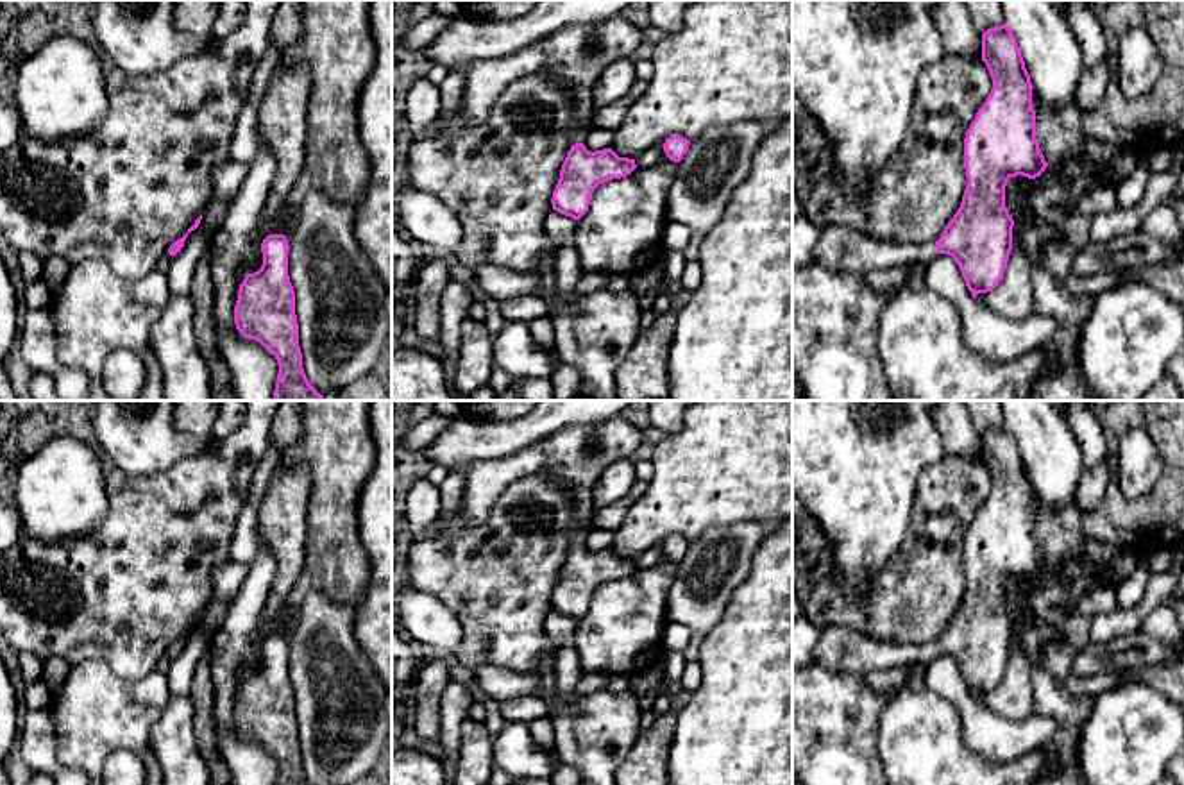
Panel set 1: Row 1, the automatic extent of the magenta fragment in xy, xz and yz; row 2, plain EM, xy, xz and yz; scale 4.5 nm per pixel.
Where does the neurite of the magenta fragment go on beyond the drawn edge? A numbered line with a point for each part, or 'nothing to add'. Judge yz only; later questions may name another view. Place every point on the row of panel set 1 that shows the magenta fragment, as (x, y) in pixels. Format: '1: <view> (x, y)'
1: yz (845, 249)

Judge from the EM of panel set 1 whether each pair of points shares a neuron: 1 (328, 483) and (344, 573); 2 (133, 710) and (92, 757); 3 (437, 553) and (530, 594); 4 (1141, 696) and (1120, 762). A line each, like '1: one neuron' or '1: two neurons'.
1: one neuron
2: one neuron
3: one neuron
4: one neuron

